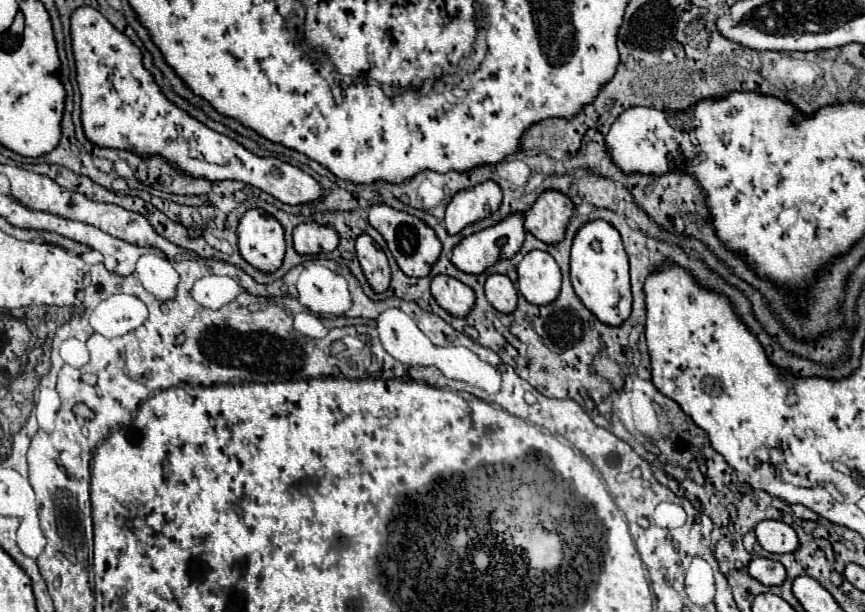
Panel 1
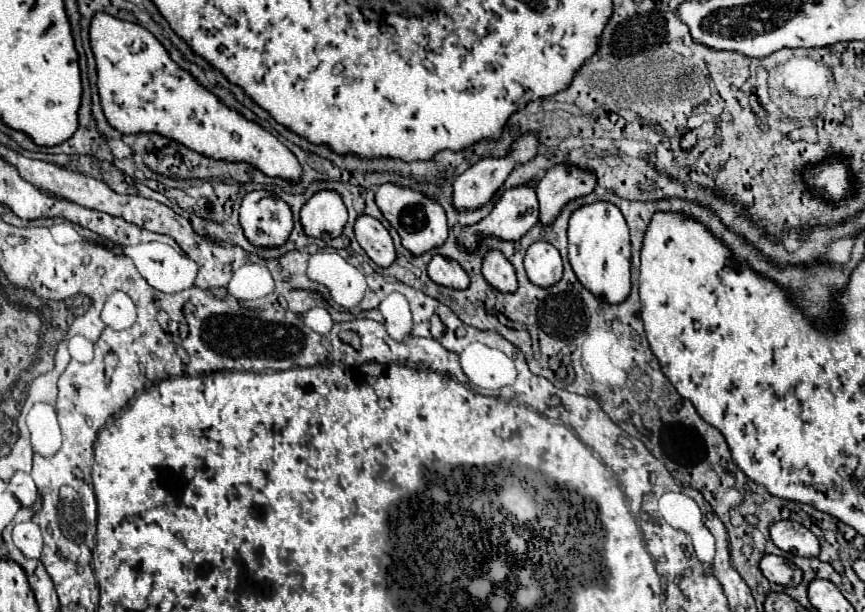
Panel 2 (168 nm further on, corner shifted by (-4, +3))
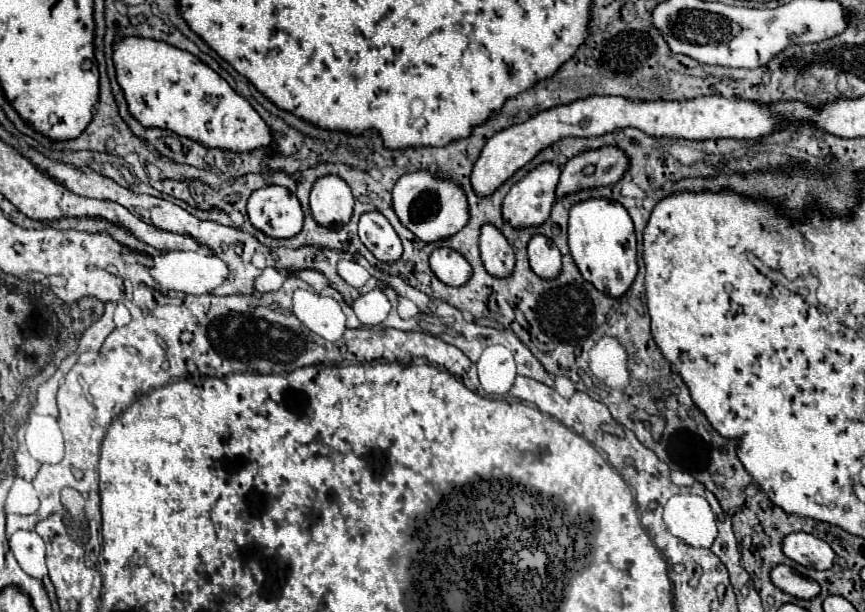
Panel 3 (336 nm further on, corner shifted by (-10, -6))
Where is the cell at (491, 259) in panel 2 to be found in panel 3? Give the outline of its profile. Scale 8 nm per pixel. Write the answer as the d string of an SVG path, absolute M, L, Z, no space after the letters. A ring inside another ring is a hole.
M483 225L479 249L481 249L481 261L489 275L497 279L507 279L513 275L515 269L513 247L493 225Z

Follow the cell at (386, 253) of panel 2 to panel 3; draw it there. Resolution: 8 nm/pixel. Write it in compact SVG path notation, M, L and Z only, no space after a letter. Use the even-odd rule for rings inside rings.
M365 213L359 219L359 239L383 263L393 263L401 257L401 239L391 223L381 213Z

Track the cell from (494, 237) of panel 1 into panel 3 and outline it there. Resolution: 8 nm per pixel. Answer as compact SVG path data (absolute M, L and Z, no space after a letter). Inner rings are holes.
M543 163L527 173L503 199L503 219L513 229L539 227L549 219L555 203L555 187L561 169L555 163Z

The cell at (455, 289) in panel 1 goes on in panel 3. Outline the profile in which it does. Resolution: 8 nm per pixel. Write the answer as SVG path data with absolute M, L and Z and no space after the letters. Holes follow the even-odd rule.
M435 249L429 263L431 263L431 271L437 275L437 279L451 287L465 285L473 275L471 265L465 261L465 257L451 249Z

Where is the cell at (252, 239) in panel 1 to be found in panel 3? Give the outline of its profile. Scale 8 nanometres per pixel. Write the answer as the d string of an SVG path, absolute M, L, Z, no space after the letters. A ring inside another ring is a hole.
M275 185L251 193L247 215L255 229L275 239L291 239L303 227L303 211L297 197Z

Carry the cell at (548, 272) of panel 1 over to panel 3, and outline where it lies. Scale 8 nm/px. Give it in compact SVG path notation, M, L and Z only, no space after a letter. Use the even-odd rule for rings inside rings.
M535 235L529 245L527 245L527 253L529 253L529 265L531 269L541 277L541 279L557 279L561 273L561 253L555 247L555 243L543 235Z

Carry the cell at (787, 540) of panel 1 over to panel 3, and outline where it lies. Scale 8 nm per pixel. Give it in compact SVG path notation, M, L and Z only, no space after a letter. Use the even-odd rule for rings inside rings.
M789 533L783 539L783 553L809 569L829 569L835 559L833 549L809 533Z

